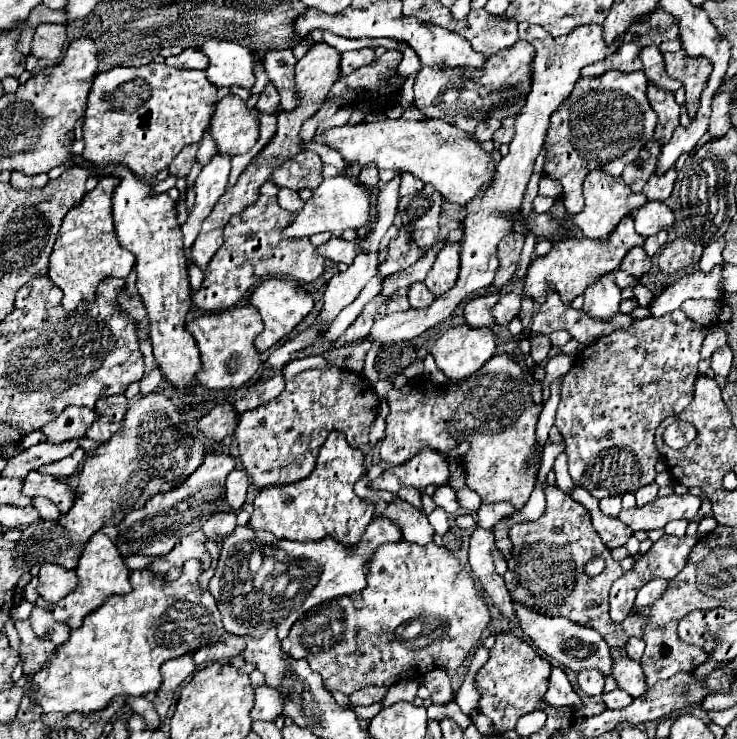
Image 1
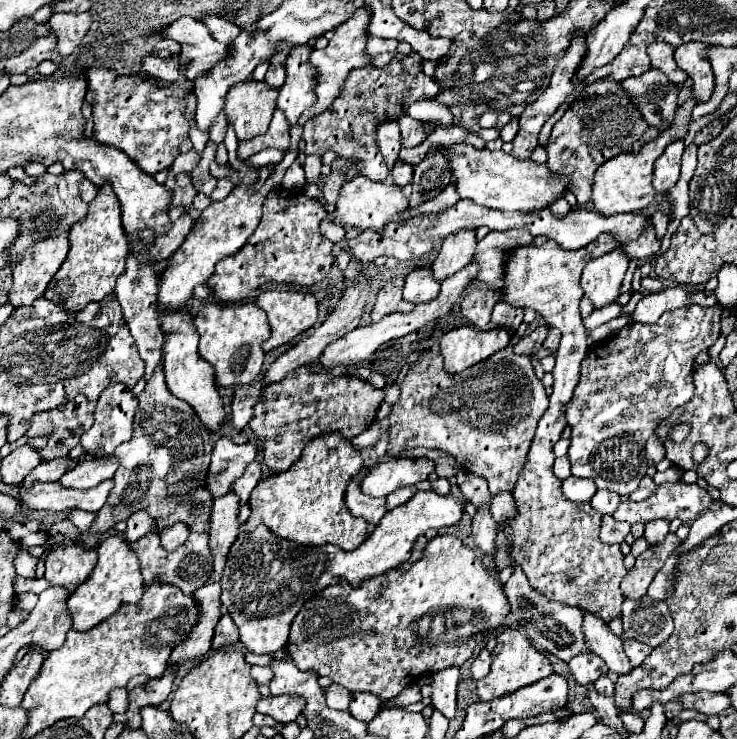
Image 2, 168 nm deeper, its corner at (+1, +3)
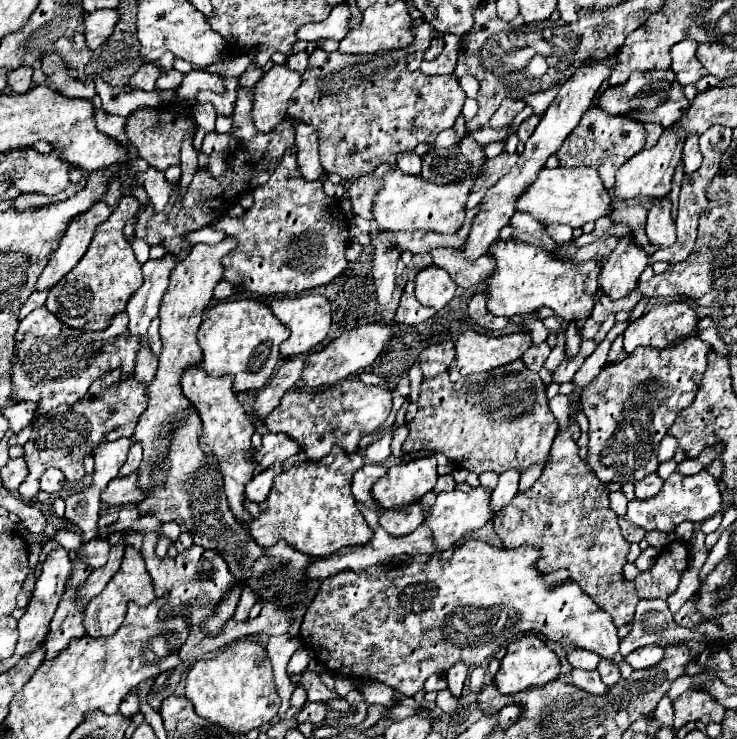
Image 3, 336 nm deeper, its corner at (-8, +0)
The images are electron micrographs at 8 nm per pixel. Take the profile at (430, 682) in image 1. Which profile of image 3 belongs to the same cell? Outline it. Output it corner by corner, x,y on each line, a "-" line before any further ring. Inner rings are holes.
455,664
449,672
447,672
447,690
459,698
461,696
461,690
465,686
465,680
467,680
467,674
469,674
469,668
465,664

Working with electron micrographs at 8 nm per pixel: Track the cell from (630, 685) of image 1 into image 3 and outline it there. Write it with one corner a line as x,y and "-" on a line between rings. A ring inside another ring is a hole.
463,540
449,558
431,558
429,562
417,563
413,562
411,566
399,568
399,566
373,566
369,570
363,572
351,572
351,570
343,570
335,576
329,576
323,580
321,588
317,590
317,596
313,598
313,602
309,604
305,616
303,616
303,624
301,624
301,642
303,646
307,646
309,650
315,652
317,660
327,666
329,660
333,658
333,674
341,674
343,678
351,678
351,680
377,680
383,682
387,686
393,686
395,690
399,690
405,696
413,696
415,692
419,692
425,684
425,680
431,674
441,674
447,672
449,668
453,668
453,664
467,664
467,666
477,666
483,660
491,658
499,648
507,646
507,642
511,638
515,638
517,634
543,634
545,638
557,642
557,640
567,640
567,642
575,642
579,648
597,652
601,658
613,660
619,654
619,636
617,636
617,626
613,624
611,616
601,610
595,600
591,596
587,596
585,592
581,592
579,584
575,582
561,582
559,586
555,586
553,590
545,588
541,582
541,574
535,570
535,562
539,558
537,548
517,548
517,550
505,550
505,548
493,548
491,544
479,542
479,540

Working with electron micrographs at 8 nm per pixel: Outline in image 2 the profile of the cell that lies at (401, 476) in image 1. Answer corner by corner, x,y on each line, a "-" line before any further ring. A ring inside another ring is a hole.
426,457
420,459
388,459
378,463
362,481
362,491
372,497
388,497
400,487
414,485
428,479
434,463

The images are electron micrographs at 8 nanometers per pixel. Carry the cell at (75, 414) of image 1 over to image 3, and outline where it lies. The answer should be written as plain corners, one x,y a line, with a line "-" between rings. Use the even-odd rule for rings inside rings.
119,370
105,374
101,380
93,382
89,392
73,406
55,408
49,414
39,416
33,422
33,432
25,448
25,460
29,466
27,480
19,486
19,494
25,500
33,500
39,492
39,478
47,468
59,468
67,480
77,482
85,476
83,458
91,454
93,446
105,440
117,440
121,436
131,438
139,416
147,408
147,390
131,378
119,382

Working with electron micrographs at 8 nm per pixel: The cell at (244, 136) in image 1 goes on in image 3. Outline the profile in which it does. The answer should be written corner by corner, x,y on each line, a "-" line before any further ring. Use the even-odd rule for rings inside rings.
275,64
253,86
253,122
259,132
271,132
287,116
287,102
299,88
301,80
297,72
291,72
285,64

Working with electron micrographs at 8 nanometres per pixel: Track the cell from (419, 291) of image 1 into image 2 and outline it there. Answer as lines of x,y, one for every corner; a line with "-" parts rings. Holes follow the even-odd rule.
430,267
414,269
406,275
406,285
404,285
404,299
410,303
428,303
436,299
440,293
440,281
434,279

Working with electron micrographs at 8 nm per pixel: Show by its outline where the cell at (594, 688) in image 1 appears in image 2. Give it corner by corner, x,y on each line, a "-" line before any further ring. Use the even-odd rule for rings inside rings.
584,651
584,653
578,653
576,657
572,657
568,661
568,667
570,667
574,679
578,681
578,685
590,685
598,677
608,673
608,667
604,665
604,661
600,661
600,657
596,657
590,651

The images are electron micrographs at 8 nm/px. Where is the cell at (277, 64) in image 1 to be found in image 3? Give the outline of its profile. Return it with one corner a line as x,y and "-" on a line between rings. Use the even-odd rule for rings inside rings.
315,48
315,52
309,56
309,68
303,72
303,82
301,86
295,90
295,98
289,100
289,108
287,108
287,114
295,120
301,120
305,124
311,124
315,128
319,128
319,158
321,158
321,166
325,168
327,174
339,174
341,178
359,178
363,174
369,174
373,172
379,164
389,164
391,168
395,168
395,158
397,154
403,154
403,152
413,152
415,146
419,142
425,142
425,144
433,144
437,134
451,128
457,120
457,116
461,114
461,108
463,108
463,102
465,102
465,92
463,88
459,86
457,78
455,76
425,76
423,72
415,70
415,72
409,72
405,68
405,50
387,50
387,52
375,52
375,54
369,54
369,56
343,56
339,52
325,52
321,48

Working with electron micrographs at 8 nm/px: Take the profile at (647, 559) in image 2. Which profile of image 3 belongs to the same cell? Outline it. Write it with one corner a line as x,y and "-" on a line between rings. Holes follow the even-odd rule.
671,542
663,546
655,564
635,578
635,590
639,598
661,598
667,600
675,592
681,572
687,568
689,548
683,542

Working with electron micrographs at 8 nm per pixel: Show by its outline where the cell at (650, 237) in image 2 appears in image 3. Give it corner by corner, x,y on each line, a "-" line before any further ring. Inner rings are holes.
663,198
653,204
645,222
647,238
653,246
673,246
675,244
675,224
671,220
671,200

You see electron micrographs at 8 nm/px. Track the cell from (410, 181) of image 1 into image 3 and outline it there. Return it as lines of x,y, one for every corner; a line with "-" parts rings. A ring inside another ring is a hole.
409,152
409,154
401,154
397,156
397,168
405,174
411,174
411,176
419,176
421,174
421,158
415,154
415,152

